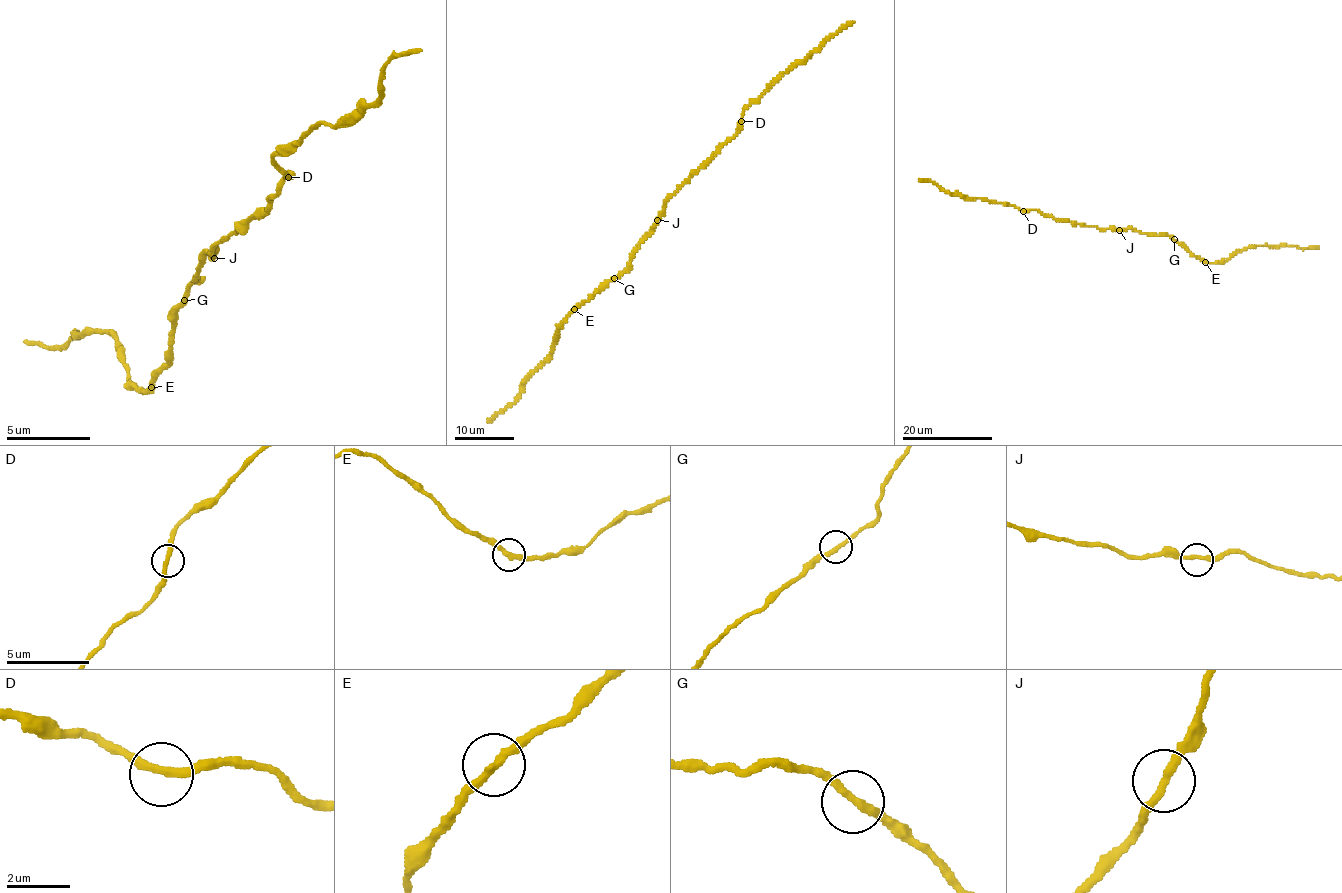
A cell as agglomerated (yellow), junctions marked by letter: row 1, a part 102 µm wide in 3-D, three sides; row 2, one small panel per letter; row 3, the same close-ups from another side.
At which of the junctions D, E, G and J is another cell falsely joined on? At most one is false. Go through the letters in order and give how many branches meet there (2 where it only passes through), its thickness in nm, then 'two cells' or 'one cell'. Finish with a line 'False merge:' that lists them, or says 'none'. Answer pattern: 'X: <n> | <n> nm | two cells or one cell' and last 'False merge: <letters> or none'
D: 2 | 280 nm | one cell
E: 2 | 280 nm | one cell
G: 2 | 280 nm | one cell
J: 2 | 240 nm | one cell
False merge: none

